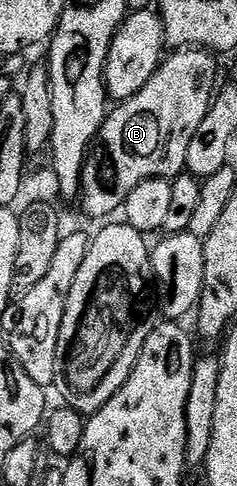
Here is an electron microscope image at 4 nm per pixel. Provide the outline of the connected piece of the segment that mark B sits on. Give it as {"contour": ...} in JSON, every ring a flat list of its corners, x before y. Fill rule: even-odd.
{"contour":[[190,46,175,50,164,59,159,65,159,69,153,74,153,78,149,78,149,82,145,82,145,86,141,86,141,90,137,90,137,94,133,94,133,98,116,103,114,107,107,113,107,121,101,126,98,136,95,137,93,151,88,155,86,162,83,164,83,178,81,181,81,201,83,200,83,208,91,216,111,216,114,212,118,213,123,207,123,203,129,198,129,194,134,190,142,180,153,180,156,178,174,178,186,169,185,153,189,151,189,142,193,142,193,134,197,134,197,126,201,126,201,122,205,122,205,114,211,108,211,101,217,91,217,83,215,79,219,76,219,68,215,65,216,57,210,51,202,48,192,48]]}

